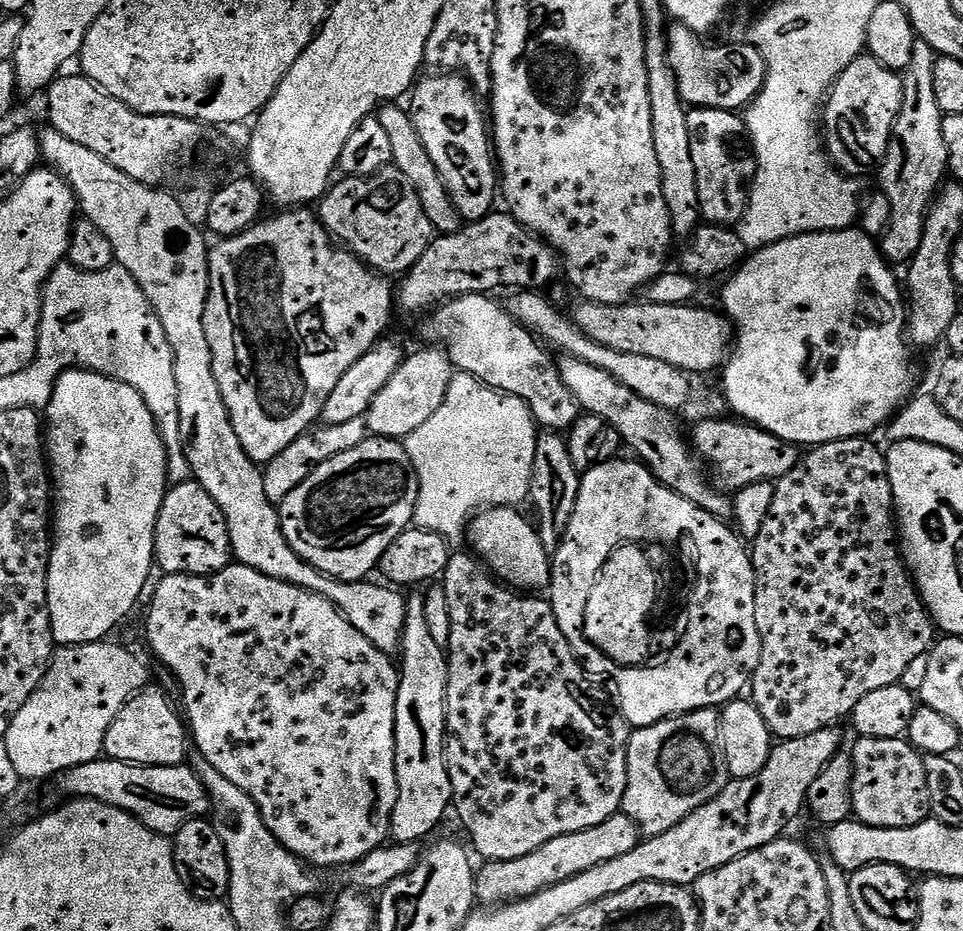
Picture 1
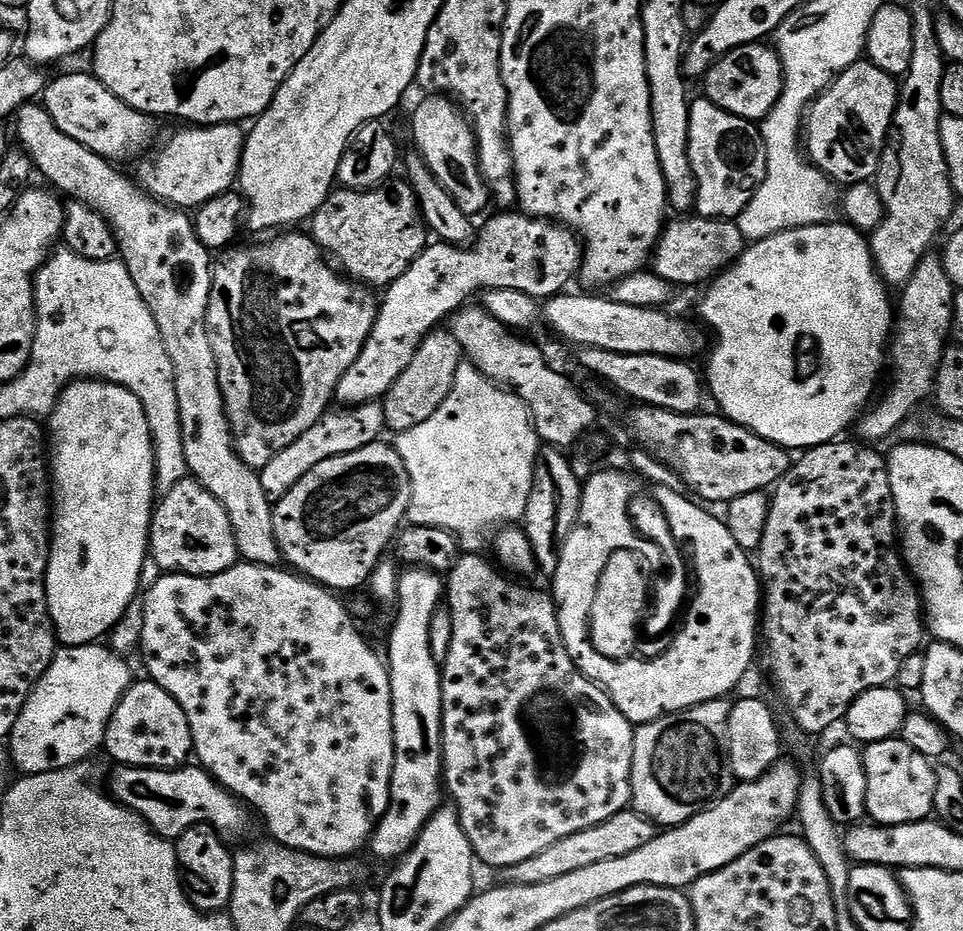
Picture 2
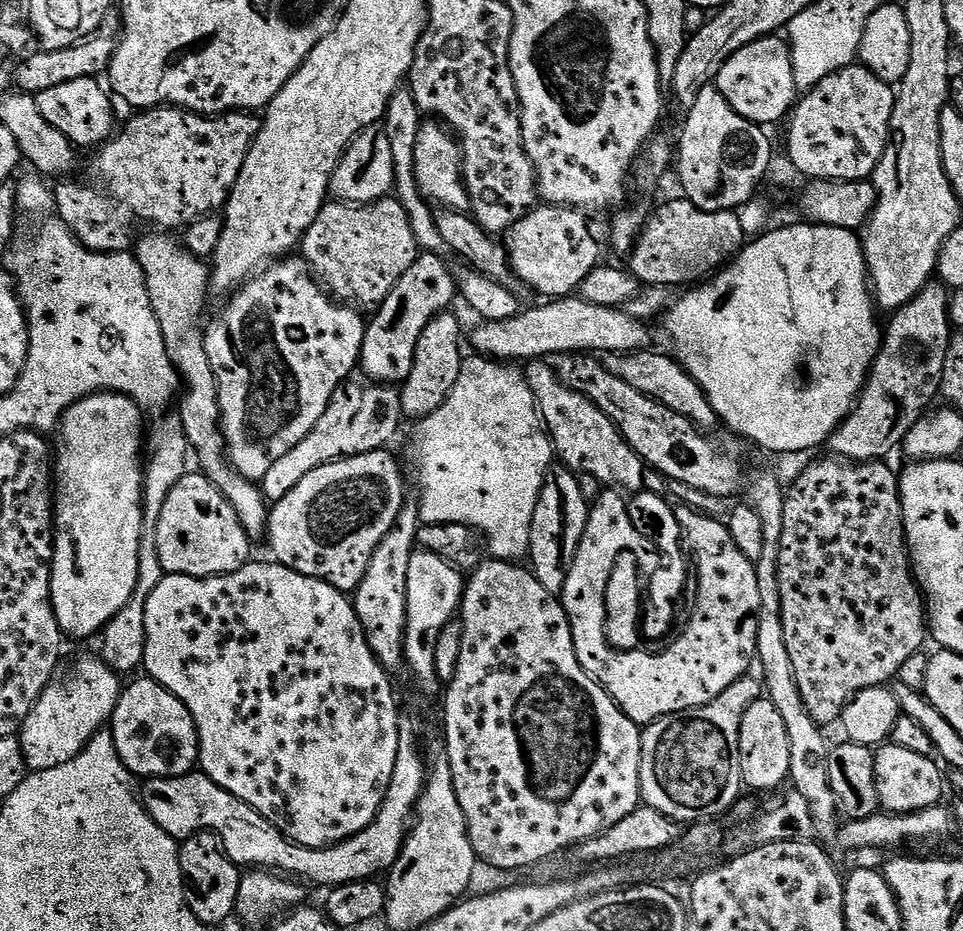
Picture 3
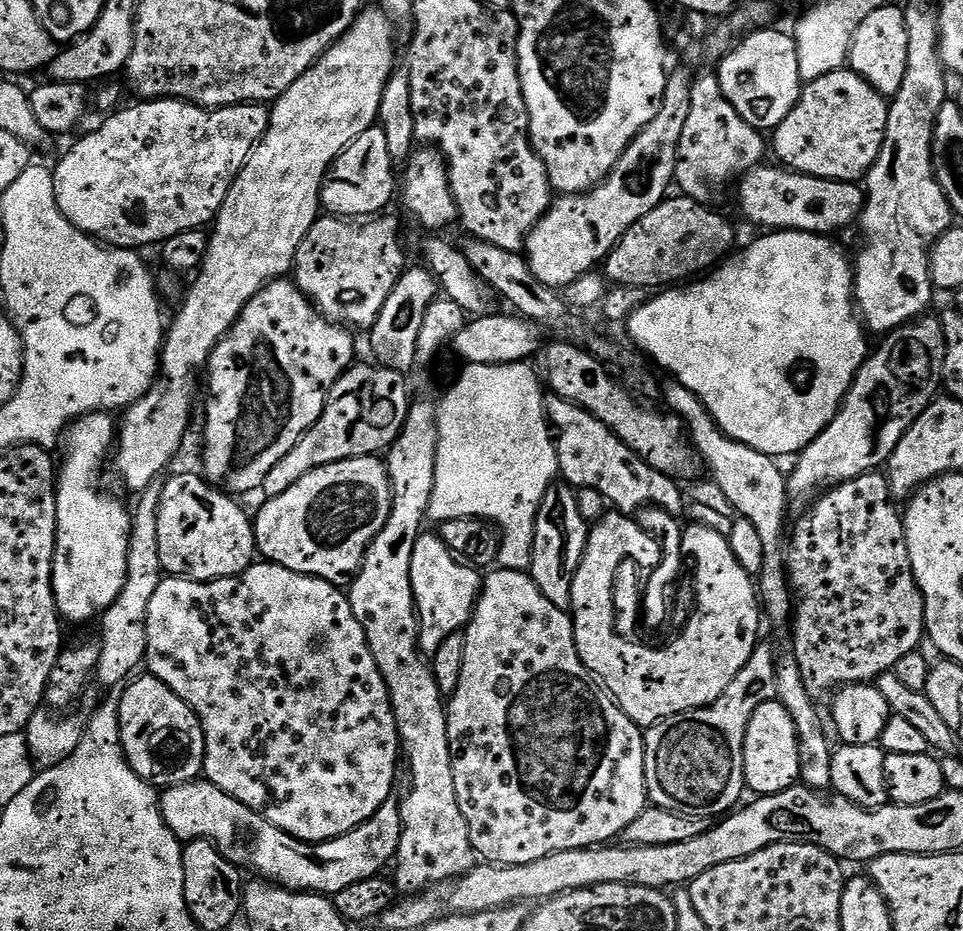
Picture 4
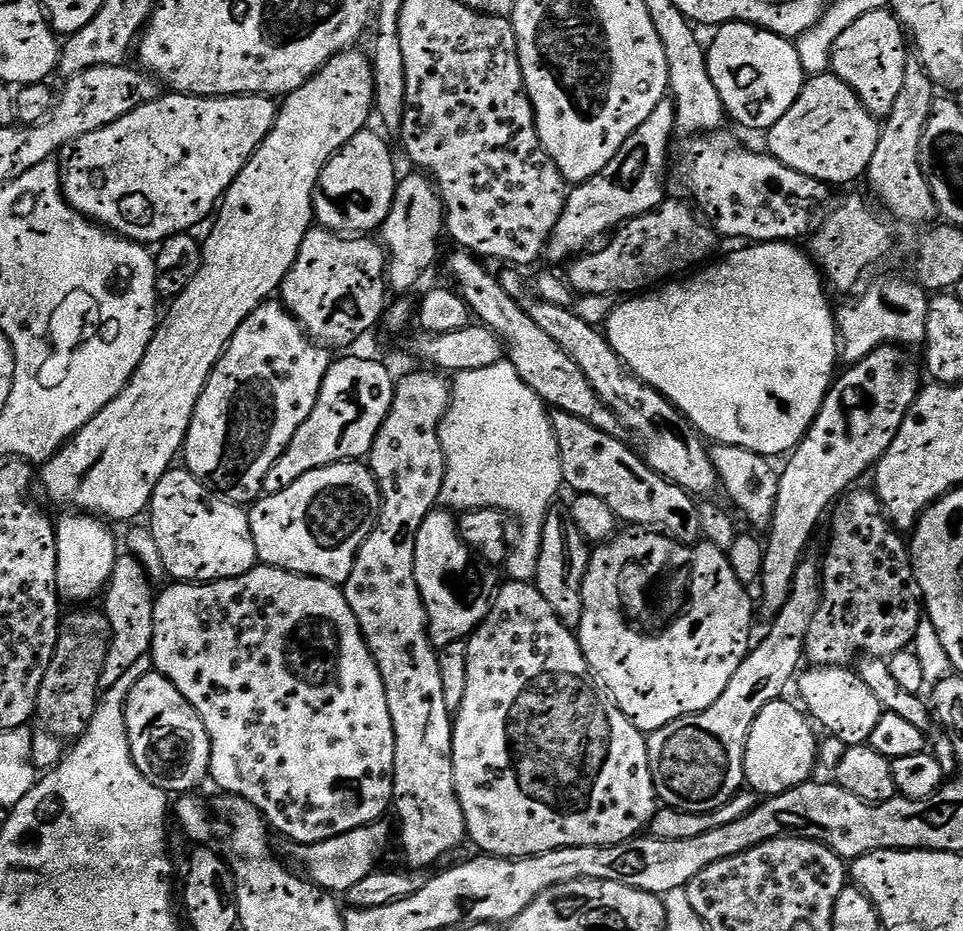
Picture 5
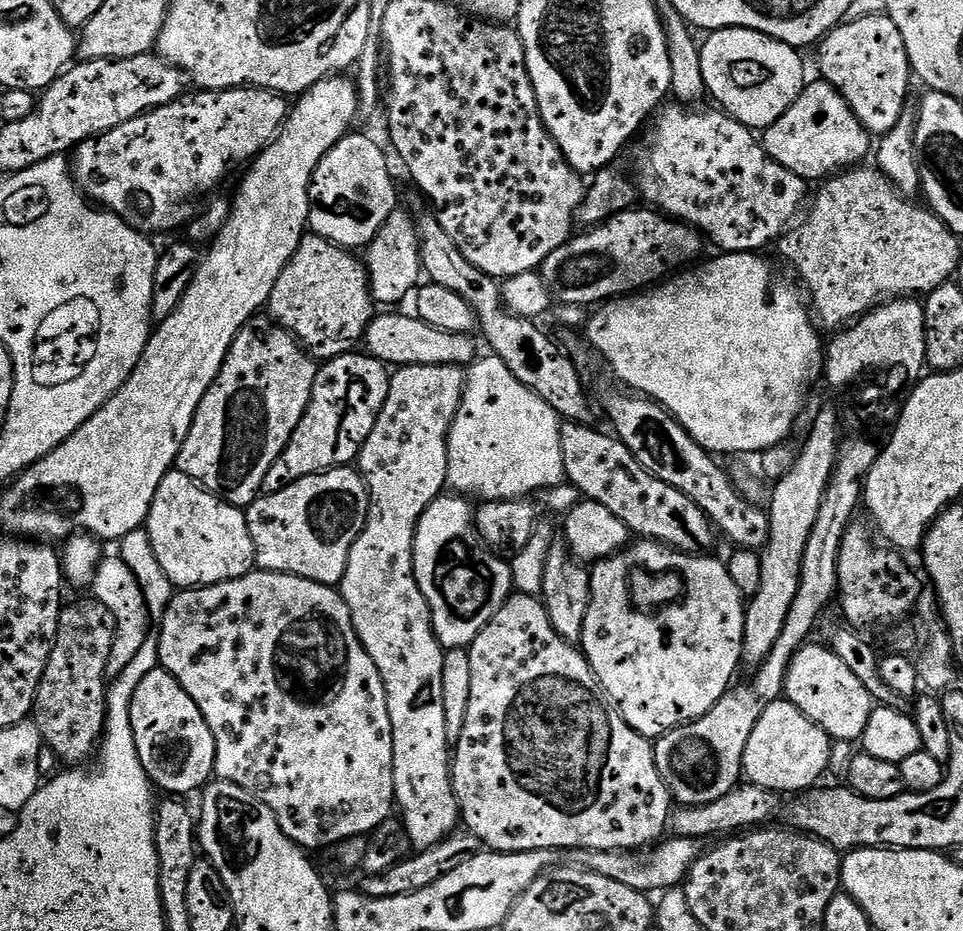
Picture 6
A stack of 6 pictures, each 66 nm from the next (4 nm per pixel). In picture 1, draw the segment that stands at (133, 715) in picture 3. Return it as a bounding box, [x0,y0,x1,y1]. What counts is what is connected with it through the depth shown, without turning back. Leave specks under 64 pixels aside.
[103,686,190,768]

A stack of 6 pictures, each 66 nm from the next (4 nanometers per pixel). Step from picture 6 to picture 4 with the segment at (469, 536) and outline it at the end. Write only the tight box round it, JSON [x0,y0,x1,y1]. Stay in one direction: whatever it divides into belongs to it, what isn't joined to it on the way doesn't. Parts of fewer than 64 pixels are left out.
[409,534,482,650]

